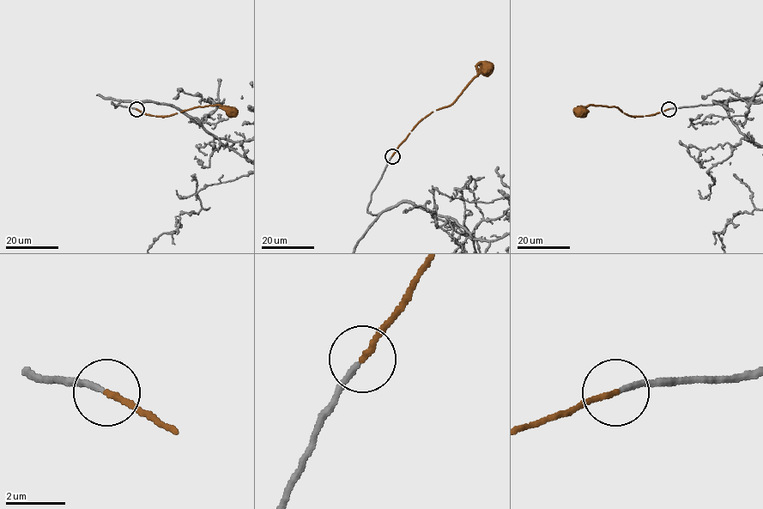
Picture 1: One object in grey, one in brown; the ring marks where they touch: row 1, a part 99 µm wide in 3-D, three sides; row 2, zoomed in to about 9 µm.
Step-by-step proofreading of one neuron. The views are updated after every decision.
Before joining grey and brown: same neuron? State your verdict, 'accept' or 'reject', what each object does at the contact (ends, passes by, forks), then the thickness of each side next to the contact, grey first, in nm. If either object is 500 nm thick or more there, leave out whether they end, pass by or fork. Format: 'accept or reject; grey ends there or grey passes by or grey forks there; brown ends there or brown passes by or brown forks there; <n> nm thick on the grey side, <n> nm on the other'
accept; grey ends there; brown ends there; 180 nm thick on the grey side, 180 nm on the other

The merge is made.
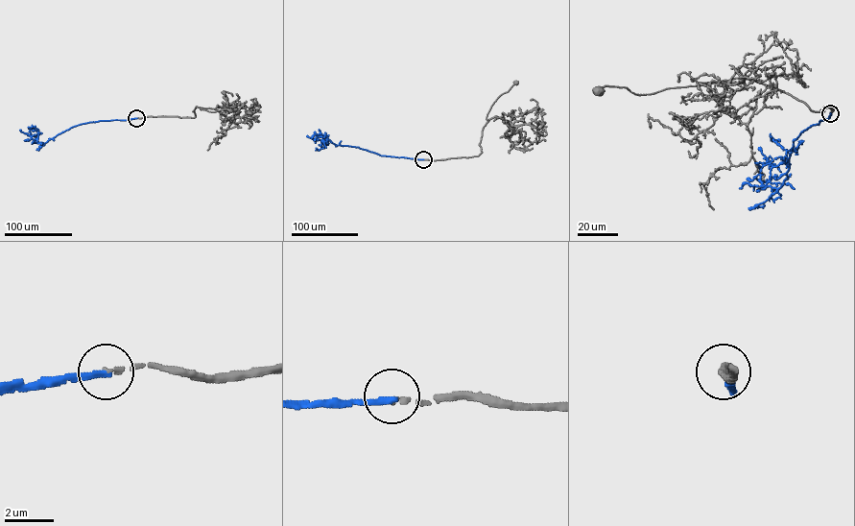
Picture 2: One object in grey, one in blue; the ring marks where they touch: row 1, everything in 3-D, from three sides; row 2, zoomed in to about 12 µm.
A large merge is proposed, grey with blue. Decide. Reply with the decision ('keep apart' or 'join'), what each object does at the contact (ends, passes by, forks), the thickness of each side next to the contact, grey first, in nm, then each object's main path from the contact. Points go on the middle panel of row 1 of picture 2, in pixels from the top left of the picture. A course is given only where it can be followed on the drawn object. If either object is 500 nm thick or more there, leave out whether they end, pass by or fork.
join; grey ends there; blue ends there; 160 nm thick on the grey side, 260 nm on the other; grey runs (423, 159), (478, 155), (482, 153), (479, 144), (482, 130), (488, 120), (486, 114), (498, 97), (516, 83); blue runs (423, 159), (380, 155), (358, 147), (336, 145), (325, 137), (325, 145), (320, 140), (315, 143)

